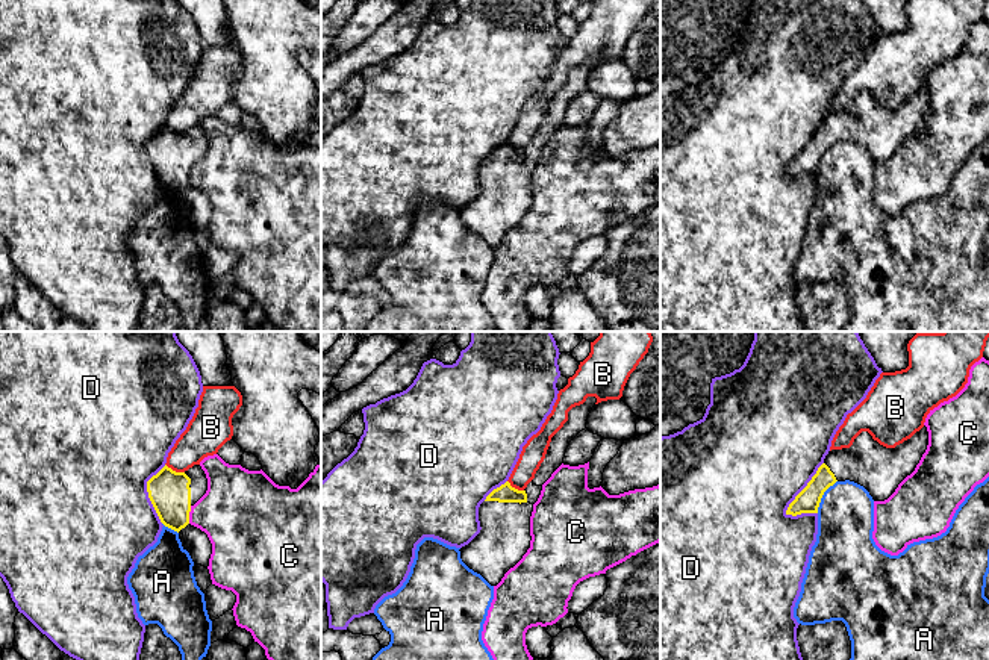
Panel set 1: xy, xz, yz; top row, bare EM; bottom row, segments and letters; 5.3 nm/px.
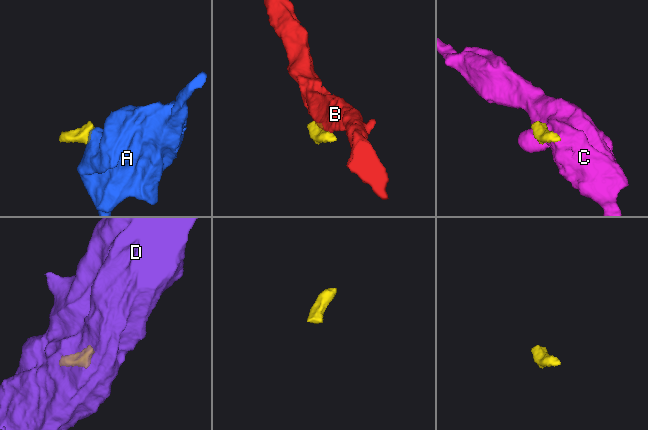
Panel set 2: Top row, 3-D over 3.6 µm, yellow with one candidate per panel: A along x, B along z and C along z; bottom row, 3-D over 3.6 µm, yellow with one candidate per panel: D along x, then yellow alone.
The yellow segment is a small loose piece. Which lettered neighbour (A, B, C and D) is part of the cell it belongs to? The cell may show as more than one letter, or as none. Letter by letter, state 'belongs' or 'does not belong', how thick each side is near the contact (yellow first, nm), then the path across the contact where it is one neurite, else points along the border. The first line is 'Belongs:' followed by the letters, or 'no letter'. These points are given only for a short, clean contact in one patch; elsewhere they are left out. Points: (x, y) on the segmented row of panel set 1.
Belongs: no letter
A: does not belong; calibres 130 and 300 nm; border yz (836, 480), (824, 492), (817, 512)
B: does not belong; calibres 220 and 220 nm
C: does not belong; calibres 220 and 380 nm
D: does not belong; calibres 130 and 500 nm

